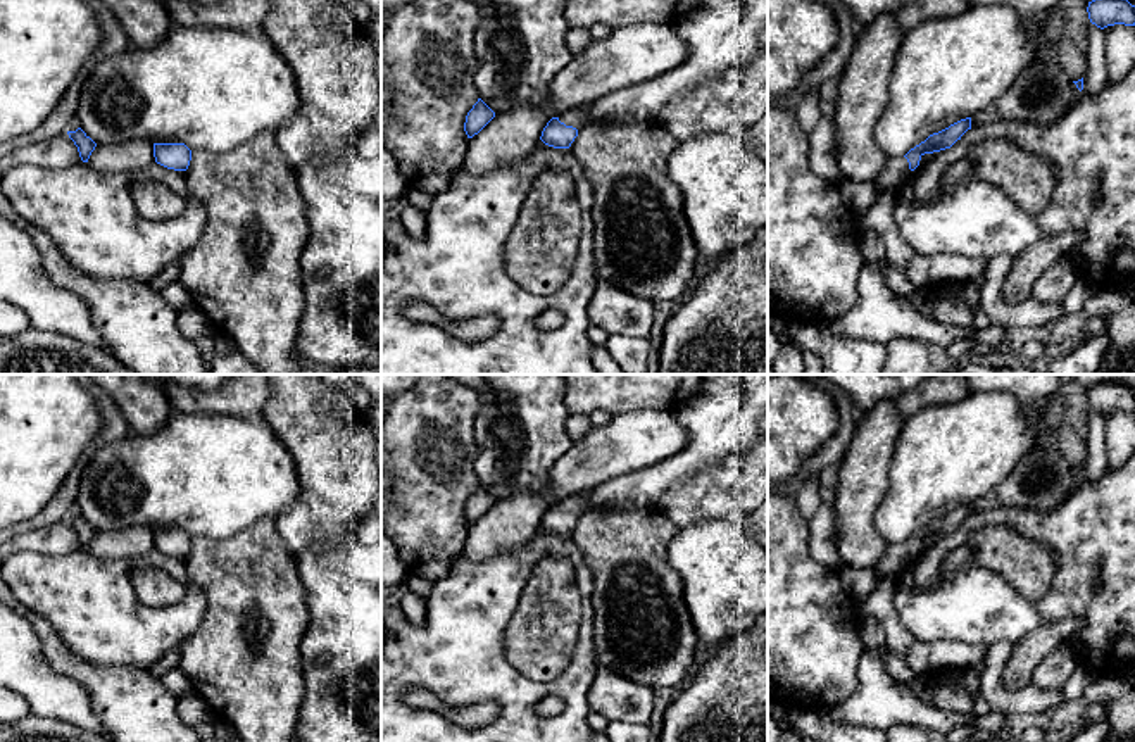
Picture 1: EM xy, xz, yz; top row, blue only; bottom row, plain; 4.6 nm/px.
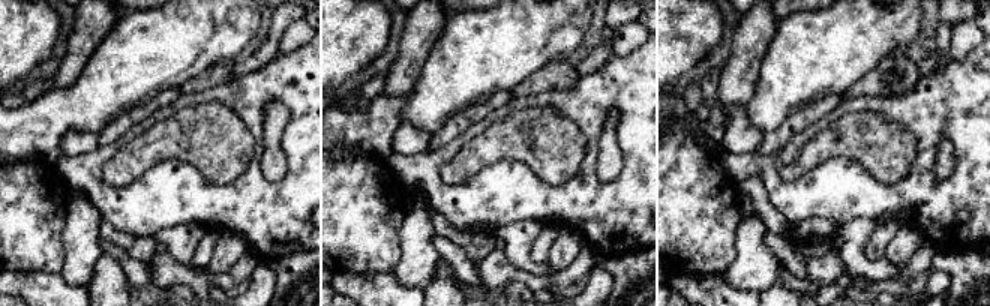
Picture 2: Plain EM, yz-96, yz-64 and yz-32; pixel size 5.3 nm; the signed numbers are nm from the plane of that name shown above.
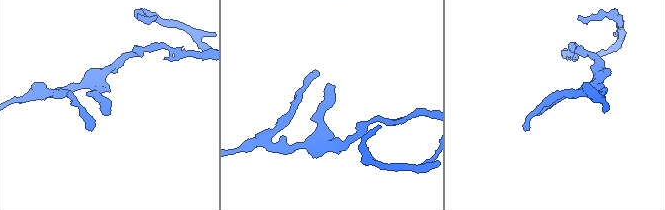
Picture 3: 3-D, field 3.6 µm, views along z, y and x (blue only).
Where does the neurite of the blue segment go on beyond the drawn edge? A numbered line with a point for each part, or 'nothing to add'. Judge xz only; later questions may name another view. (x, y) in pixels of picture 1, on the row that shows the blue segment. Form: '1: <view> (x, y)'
1: xz (575, 116)

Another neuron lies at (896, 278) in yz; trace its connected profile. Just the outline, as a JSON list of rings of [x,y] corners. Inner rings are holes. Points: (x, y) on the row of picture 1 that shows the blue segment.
[[[887,264],[885,278],[888,286],[900,297],[909,299],[912,305],[925,316],[935,318],[935,302],[933,295],[926,295],[918,292],[909,280],[906,278],[904,271]]]

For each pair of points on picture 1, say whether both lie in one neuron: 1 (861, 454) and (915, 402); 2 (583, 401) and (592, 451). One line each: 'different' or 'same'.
1: different
2: different

